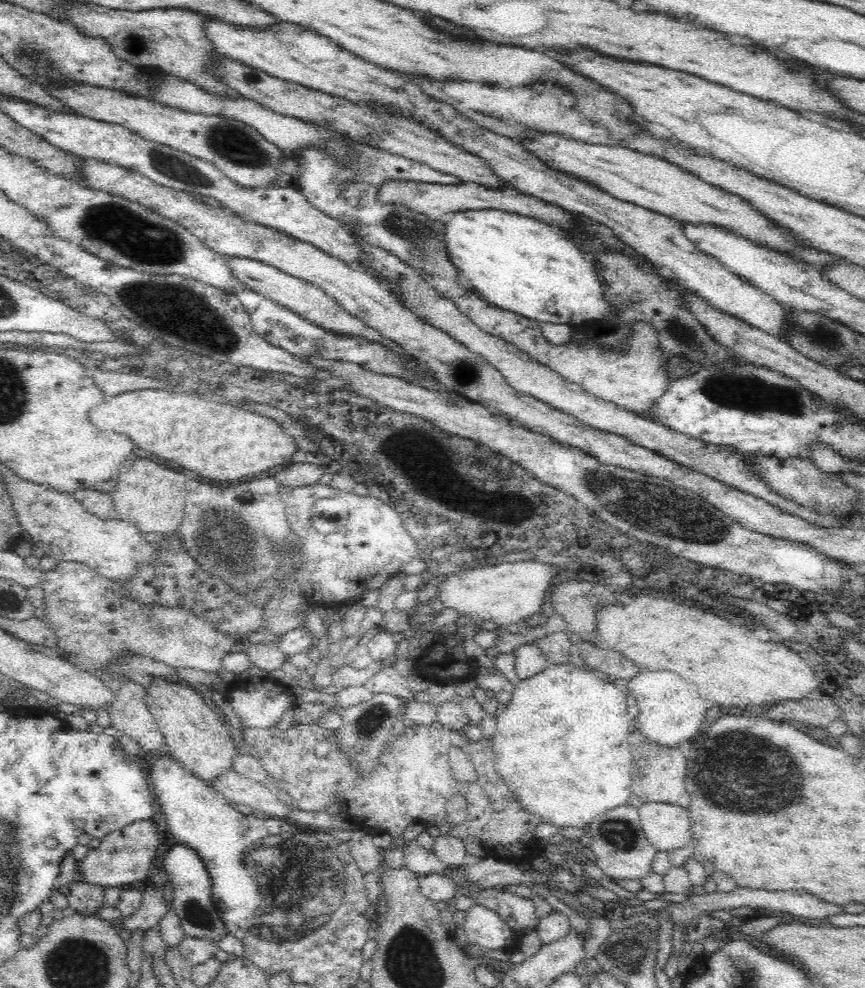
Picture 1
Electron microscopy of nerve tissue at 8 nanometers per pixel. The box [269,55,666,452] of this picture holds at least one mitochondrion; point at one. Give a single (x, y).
(396, 223)

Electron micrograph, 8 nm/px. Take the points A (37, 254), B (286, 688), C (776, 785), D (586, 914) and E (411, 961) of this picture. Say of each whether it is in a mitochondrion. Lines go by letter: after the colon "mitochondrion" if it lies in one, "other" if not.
A: other
B: other
C: mitochondrion
D: other
E: mitochondrion

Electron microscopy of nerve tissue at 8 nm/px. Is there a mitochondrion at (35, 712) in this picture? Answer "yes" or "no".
no

